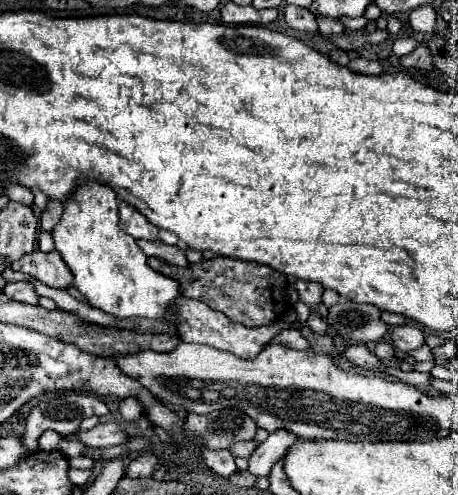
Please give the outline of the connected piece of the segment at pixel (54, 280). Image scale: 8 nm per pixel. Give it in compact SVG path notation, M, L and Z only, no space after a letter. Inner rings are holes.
M34 250L32 254L20 258L20 262L16 262L16 266L12 266L12 268L38 278L46 286L60 288L60 290L70 288L72 280L74 280L70 268L62 260L62 256L56 254L56 252L46 254L46 252Z

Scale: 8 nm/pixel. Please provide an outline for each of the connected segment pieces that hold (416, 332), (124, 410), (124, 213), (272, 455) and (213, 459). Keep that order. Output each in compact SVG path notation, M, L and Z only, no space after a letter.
M408 324L396 326L390 336L392 336L394 346L396 346L400 352L410 352L410 350L414 350L414 348L418 348L418 346L424 344L424 334L422 334L422 330L416 328L416 326L408 326Z
M128 396L122 400L120 404L120 414L124 420L138 420L144 414L144 406L140 404L140 400L136 396Z
M120 202L120 228L124 232L128 232L130 236L138 238L146 238L146 240L156 240L158 238L158 228L148 222L148 218L144 214L140 214L136 208L128 206L126 202Z
M276 430L276 434L270 434L266 442L262 442L252 456L248 458L248 472L252 476L270 476L270 470L274 464L286 454L286 450L296 442L298 438L294 434L288 434L286 430Z
M208 450L204 452L204 460L202 460L210 470L214 470L214 474L222 476L222 478L230 478L230 474L234 474L236 462L232 458L232 454L228 450Z

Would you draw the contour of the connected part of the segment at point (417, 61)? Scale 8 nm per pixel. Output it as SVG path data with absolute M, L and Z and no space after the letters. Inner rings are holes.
M420 44L412 54L408 54L404 60L402 60L402 66L404 68L420 68L420 70L434 70L434 64L432 64L432 56L428 54L428 48L424 44Z

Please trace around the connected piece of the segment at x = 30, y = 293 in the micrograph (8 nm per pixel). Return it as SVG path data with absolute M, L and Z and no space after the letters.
M14 282L14 284L6 284L2 288L2 292L18 302L26 302L26 304L36 304L38 296L34 292L34 286L30 282Z

